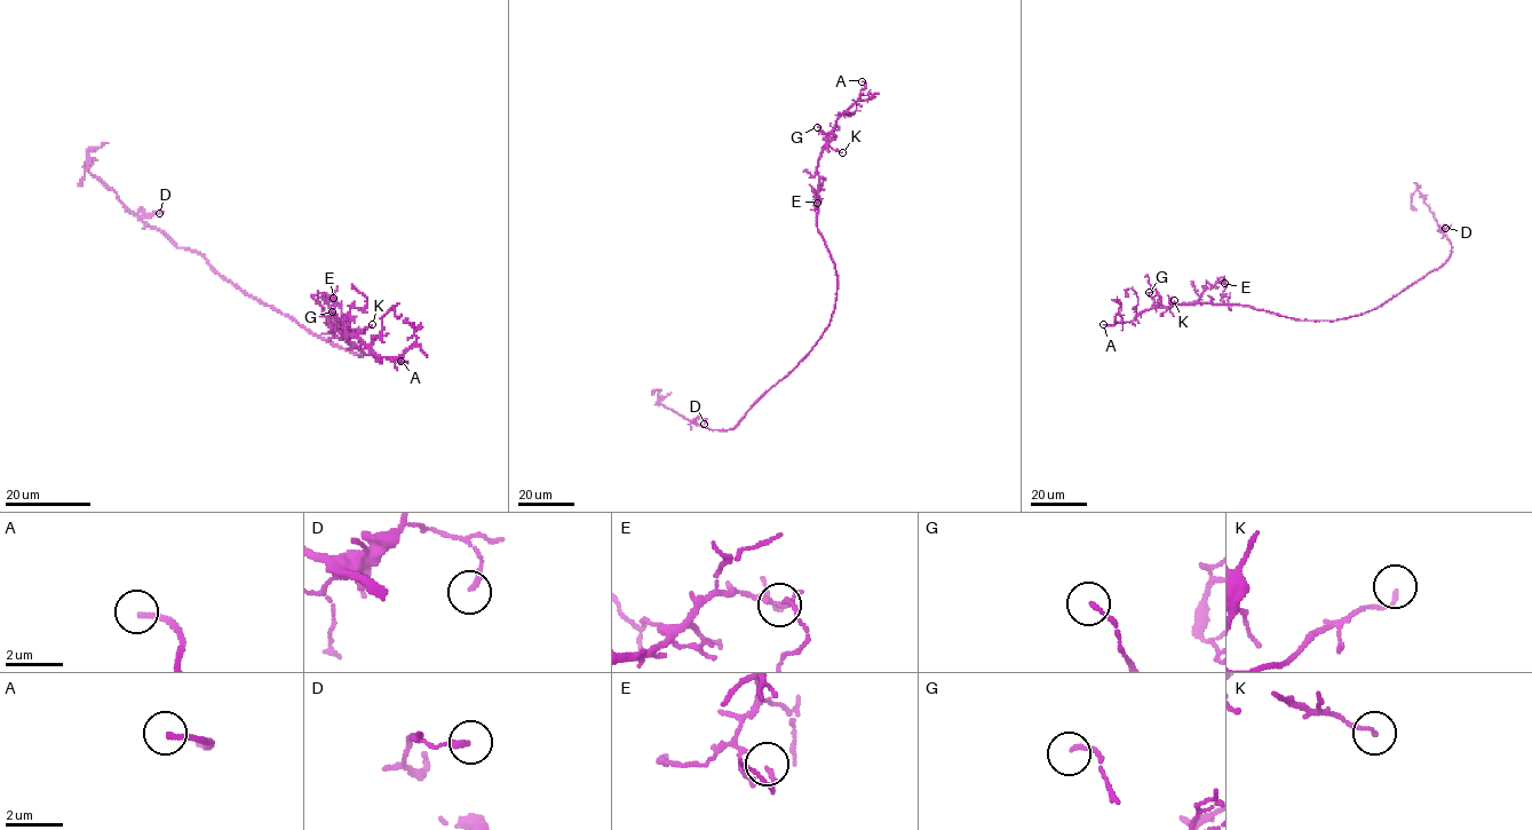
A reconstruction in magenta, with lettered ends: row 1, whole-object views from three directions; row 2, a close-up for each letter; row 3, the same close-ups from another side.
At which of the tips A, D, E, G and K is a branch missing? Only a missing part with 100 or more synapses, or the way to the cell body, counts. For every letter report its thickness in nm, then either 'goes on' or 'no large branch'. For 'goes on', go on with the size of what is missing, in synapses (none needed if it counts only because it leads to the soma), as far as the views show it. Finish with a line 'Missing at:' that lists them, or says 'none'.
A: 180 nm thick; goes on
D: 190 nm thick; no large branch
E: 110 nm thick; no large branch
G: 120 nm thick; no large branch
K: 120 nm thick; no large branch
Missing at: A

